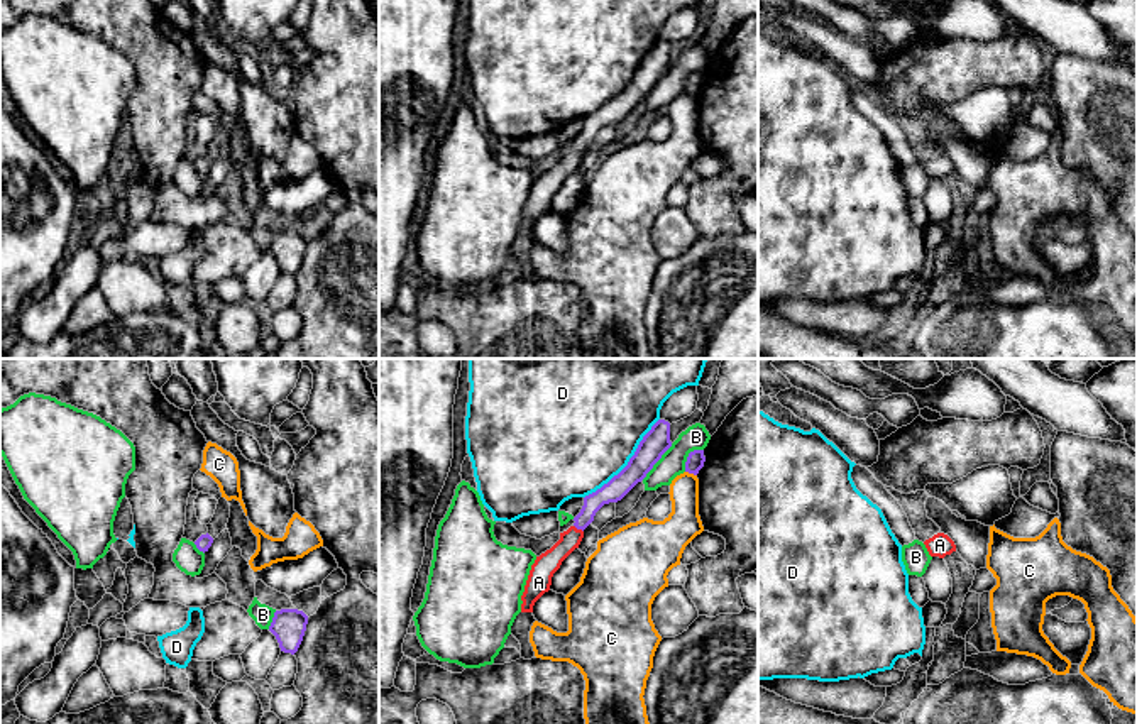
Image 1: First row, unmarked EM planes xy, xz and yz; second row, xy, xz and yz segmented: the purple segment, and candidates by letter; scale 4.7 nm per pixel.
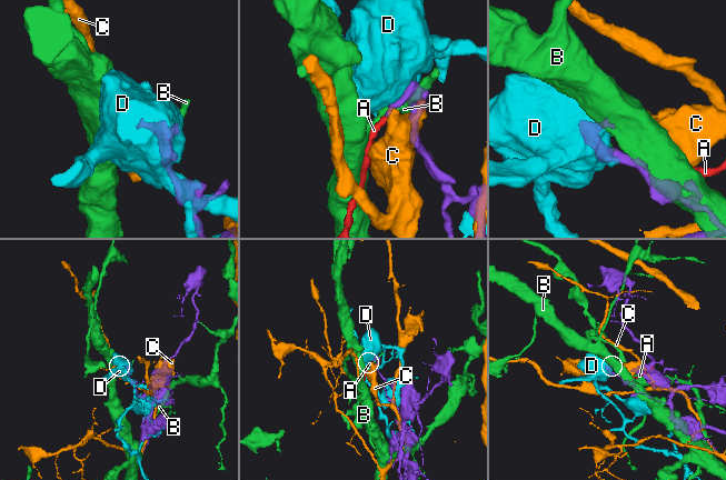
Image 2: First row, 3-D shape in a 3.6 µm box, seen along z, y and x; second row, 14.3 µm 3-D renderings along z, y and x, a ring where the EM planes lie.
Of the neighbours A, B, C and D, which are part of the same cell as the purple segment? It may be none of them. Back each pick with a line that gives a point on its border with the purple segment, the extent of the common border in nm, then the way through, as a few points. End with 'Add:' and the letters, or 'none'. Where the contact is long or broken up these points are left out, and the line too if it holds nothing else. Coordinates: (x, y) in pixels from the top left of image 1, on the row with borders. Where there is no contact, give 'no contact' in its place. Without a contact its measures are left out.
A: meets purple in xz at (579, 528); contact 60 nm long; runs through xz (615, 489), (587, 511), (579, 528), (547, 564)
Add: A

